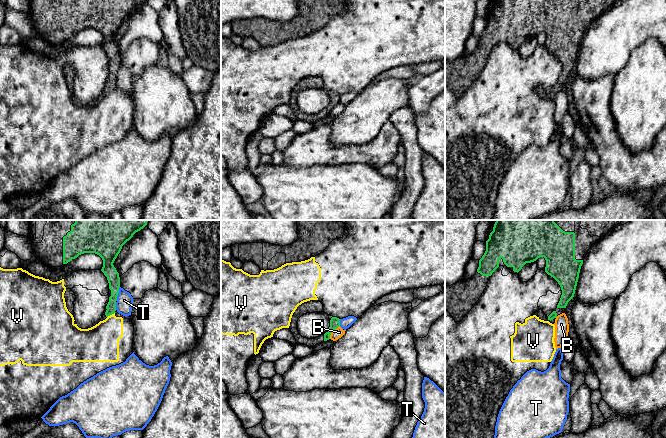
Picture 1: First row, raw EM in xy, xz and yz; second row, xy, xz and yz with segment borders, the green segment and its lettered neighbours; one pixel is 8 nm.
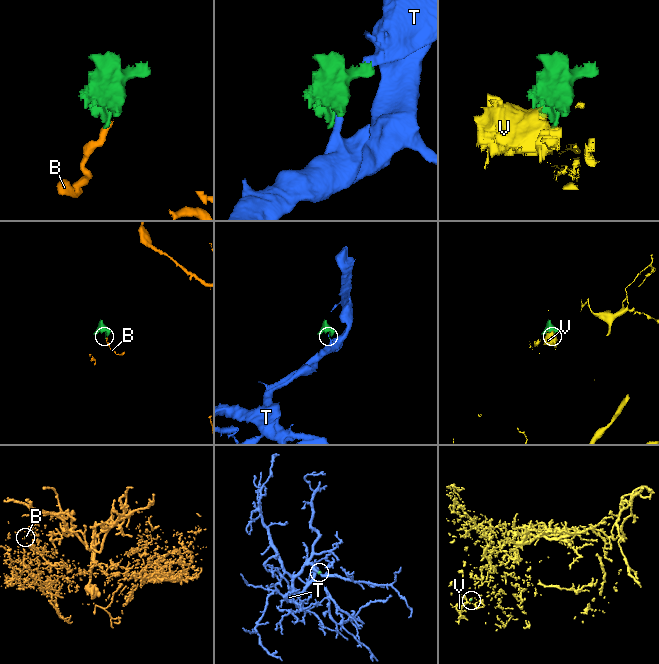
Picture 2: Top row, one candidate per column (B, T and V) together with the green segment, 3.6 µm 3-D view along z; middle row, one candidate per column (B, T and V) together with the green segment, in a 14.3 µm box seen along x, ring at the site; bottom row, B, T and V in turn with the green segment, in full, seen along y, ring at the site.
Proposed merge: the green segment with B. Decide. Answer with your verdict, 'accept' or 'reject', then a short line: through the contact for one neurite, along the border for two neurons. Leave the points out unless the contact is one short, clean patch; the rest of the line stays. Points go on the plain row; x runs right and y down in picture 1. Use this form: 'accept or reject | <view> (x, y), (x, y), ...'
reject | xz (339, 101), (329, 114)

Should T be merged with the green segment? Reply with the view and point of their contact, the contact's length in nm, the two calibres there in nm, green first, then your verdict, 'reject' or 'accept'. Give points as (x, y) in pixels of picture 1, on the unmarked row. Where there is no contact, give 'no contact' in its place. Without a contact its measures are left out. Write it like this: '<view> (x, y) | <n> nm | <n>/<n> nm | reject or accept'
xy (118, 68) | 120 nm | 100/130 nm | reject

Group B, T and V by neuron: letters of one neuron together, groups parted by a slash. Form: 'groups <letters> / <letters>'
groups B / T / V

